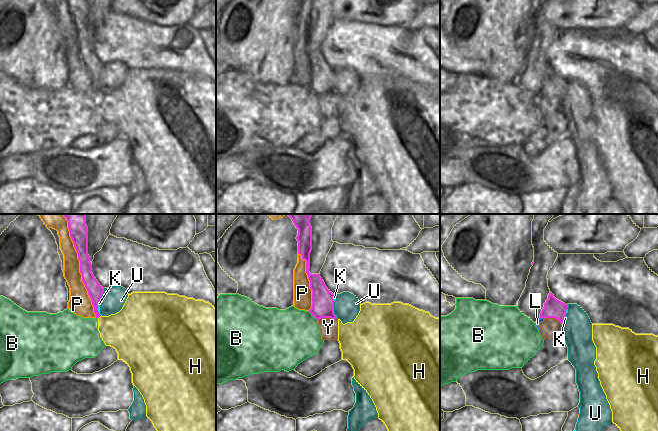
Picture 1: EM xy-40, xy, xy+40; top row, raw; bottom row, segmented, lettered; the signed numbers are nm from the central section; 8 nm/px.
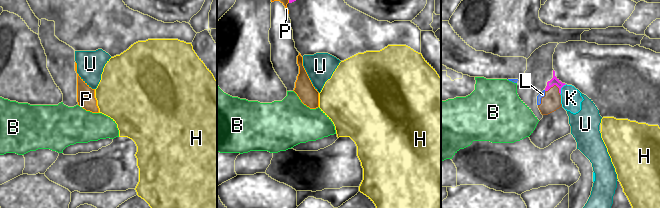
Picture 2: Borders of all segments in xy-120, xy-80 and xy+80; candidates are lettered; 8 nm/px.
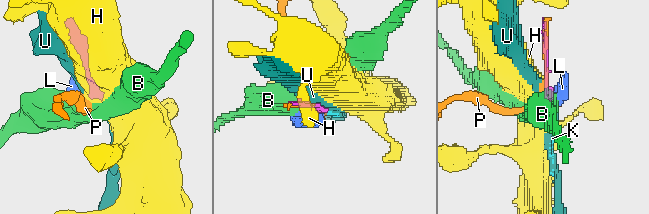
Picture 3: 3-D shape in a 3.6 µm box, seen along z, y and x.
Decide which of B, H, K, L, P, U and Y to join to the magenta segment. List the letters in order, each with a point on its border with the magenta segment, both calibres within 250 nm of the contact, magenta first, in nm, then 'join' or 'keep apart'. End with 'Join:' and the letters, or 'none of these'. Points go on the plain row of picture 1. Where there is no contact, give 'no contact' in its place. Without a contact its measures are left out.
B: contact xy (313, 91); calibres 180 and 440 nm; keep apart
H: contact xy-40 (99, 92); calibres 120 and 340 nm; keep apart
K: contact xy-40 (97, 85); calibres 120 and 20 nm; join
L: contact xy+40 (542, 93); calibres 160 and 40 nm; keep apart
P: contact xy-40 (80, 47); calibres 120 and 170 nm; keep apart
U: contact xy-40 (101, 71); calibres 120 and 190 nm; keep apart
Y: contact xy (327, 93); calibres 180 and 140 nm; keep apart
Join: K

